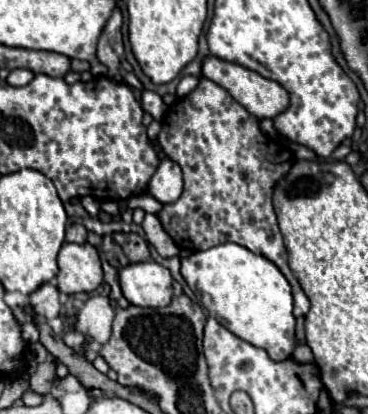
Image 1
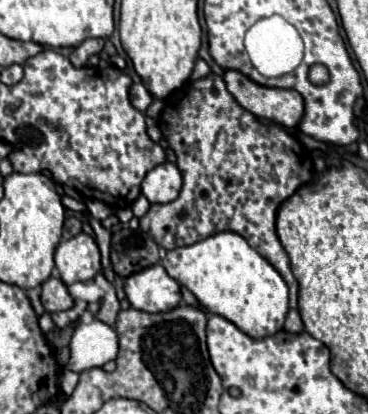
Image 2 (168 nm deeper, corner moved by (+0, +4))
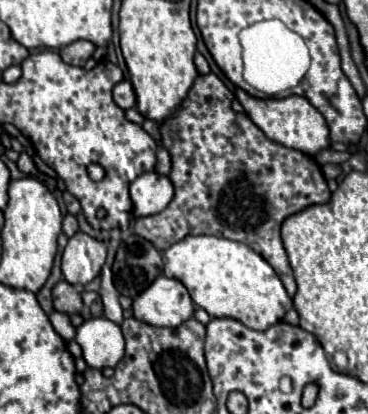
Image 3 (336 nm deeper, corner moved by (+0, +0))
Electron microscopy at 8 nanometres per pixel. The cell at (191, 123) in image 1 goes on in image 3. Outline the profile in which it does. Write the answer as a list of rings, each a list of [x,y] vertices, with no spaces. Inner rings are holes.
[[[213,72],[199,74],[181,108],[173,114],[173,118],[161,124],[161,144],[171,154],[169,180],[175,188],[175,196],[163,212],[155,216],[137,218],[135,232],[141,238],[153,242],[153,246],[157,246],[159,250],[165,250],[169,244],[179,242],[189,234],[221,234],[223,238],[245,242],[273,266],[287,294],[293,298],[297,286],[279,236],[281,224],[291,214],[301,212],[313,204],[327,204],[331,200],[331,190],[315,158],[307,158],[307,154],[301,154],[299,150],[291,150],[271,142],[249,120],[247,114],[239,114],[231,108],[233,98],[233,92]]]

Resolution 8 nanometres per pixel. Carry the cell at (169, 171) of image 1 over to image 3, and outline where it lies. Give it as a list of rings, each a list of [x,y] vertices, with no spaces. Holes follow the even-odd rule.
[[[145,172],[129,184],[129,198],[133,204],[133,216],[159,214],[173,198],[173,184],[167,176]]]

